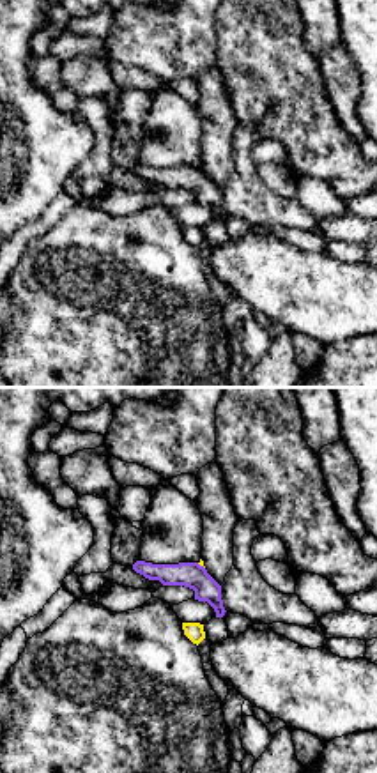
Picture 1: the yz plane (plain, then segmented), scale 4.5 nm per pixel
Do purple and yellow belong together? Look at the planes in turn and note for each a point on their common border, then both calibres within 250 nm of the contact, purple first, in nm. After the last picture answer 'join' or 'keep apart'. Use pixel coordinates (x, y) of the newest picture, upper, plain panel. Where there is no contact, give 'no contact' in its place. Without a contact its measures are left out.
meets purple at (199, 168); 120 nm thick on the purple side, 20 nm on the other

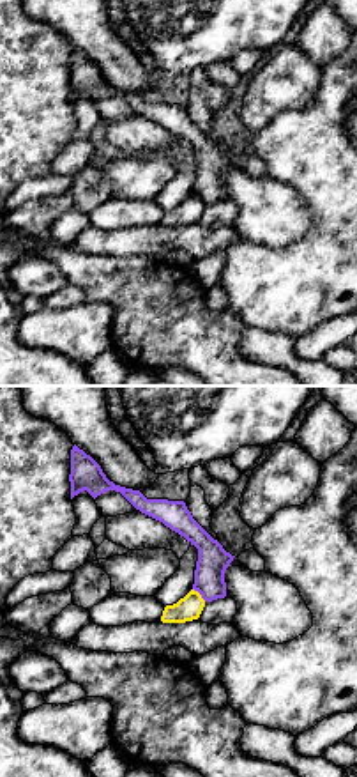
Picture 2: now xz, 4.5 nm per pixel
meets purple at (200, 197); 140 nm thick on the purple side, 120 nm on the other

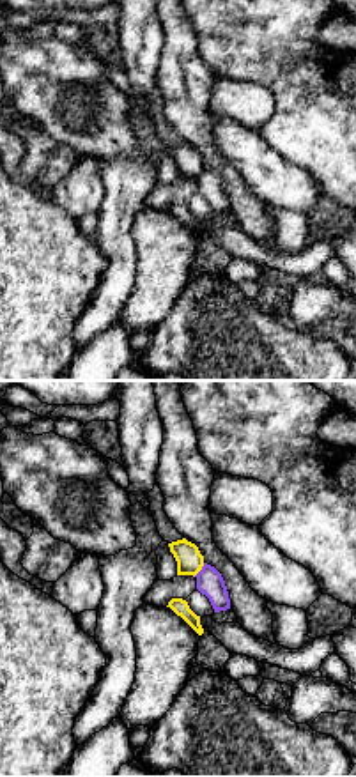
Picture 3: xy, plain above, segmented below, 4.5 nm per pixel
meets purple at (201, 174); 120 nm thick on the purple side, 120 nm on the other

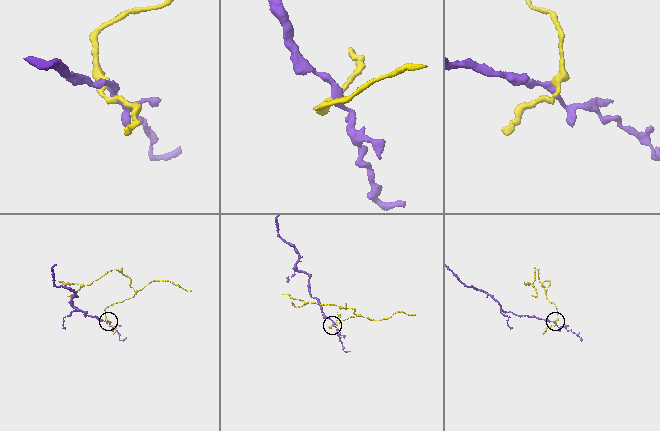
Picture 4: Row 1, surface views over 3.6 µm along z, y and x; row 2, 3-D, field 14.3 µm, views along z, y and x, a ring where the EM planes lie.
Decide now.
keep apart

